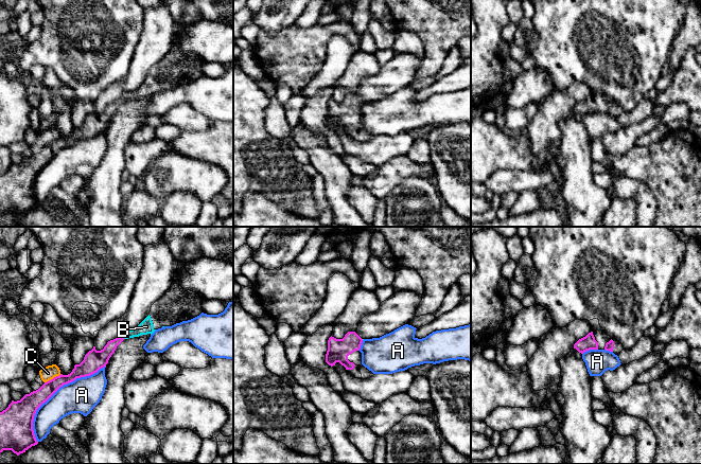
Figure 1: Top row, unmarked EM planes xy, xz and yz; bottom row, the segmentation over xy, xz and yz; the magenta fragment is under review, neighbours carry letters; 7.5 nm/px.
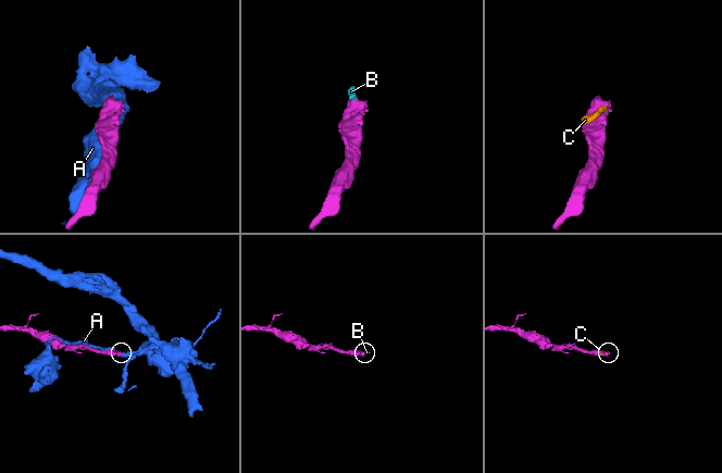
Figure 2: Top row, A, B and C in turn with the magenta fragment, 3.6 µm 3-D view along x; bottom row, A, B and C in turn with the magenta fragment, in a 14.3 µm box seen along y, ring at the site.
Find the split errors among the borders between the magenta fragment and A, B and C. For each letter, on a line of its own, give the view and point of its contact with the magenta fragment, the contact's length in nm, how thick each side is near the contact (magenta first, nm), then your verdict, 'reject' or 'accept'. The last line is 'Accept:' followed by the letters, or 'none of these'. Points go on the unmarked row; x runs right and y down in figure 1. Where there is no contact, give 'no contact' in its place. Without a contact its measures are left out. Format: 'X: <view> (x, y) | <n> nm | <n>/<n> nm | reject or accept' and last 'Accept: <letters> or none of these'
A: xy (54, 155) | 800 nm | 160/260 nm | reject
B: xy (122, 100) | 40 nm | 140/110 nm | accept
C: xy (53, 141) | 140 nm | 140/110 nm | reject
Accept: B

